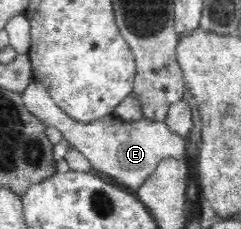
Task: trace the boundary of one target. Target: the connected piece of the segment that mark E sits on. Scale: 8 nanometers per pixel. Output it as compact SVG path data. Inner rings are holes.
M33 81L23 91L24 105L33 113L34 116L40 118L47 126L56 127L66 141L69 141L71 147L77 149L86 159L92 164L92 168L95 173L99 173L100 176L105 177L107 180L113 181L123 189L128 189L135 192L146 178L156 170L158 162L166 158L180 159L185 153L186 140L185 137L176 134L172 131L165 121L150 121L146 119L140 119L140 121L123 121L121 118L114 116L113 114L106 115L105 117L94 120L93 122L81 122L76 121L73 117L70 117L61 107L56 105L56 102L52 99L48 88L41 83Z

